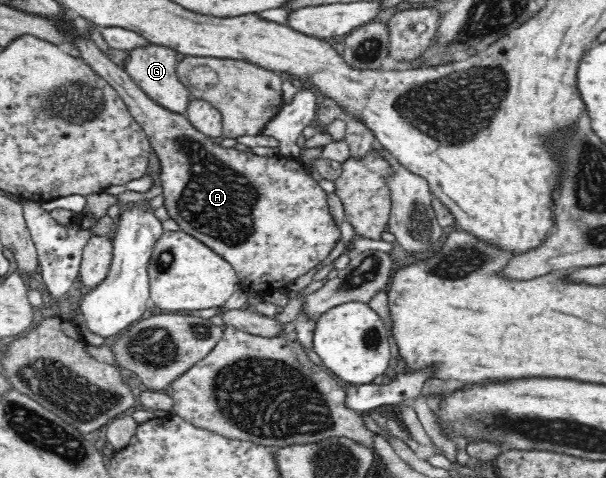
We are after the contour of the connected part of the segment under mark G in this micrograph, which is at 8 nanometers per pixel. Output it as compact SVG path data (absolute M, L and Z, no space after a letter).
M151 44L150 47L140 47L130 52L124 70L138 84L138 87L163 109L176 115L185 115L192 99L191 93L177 76L177 52L173 49Z

